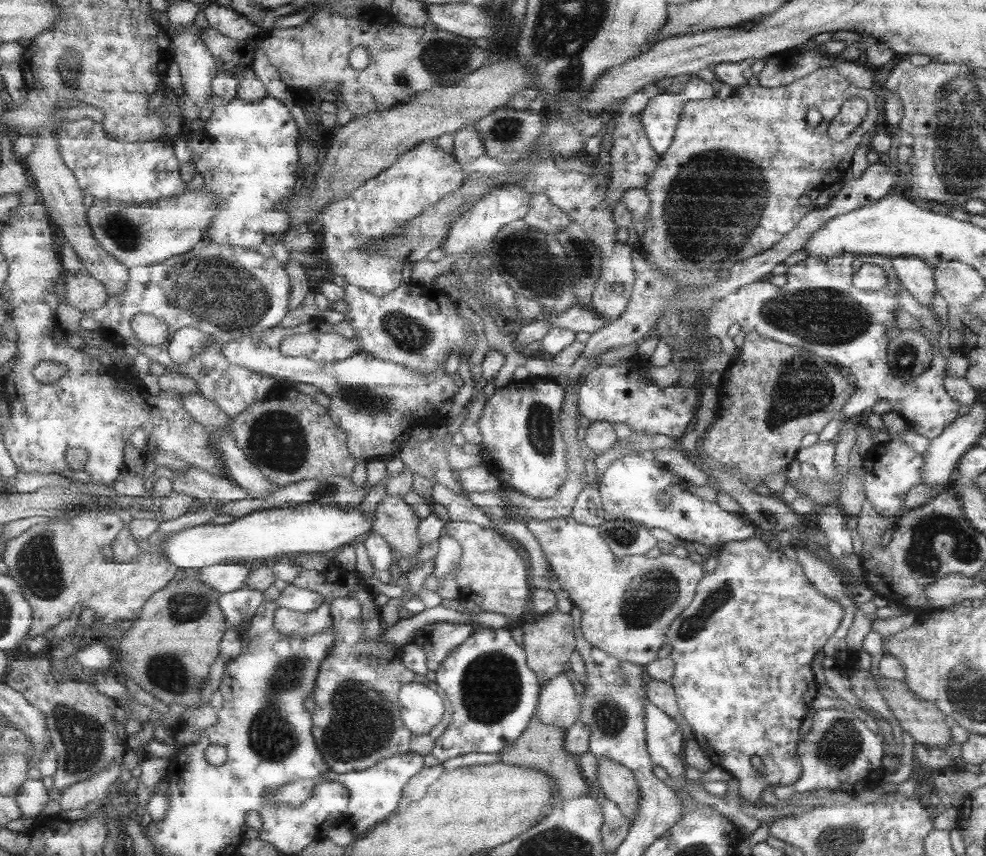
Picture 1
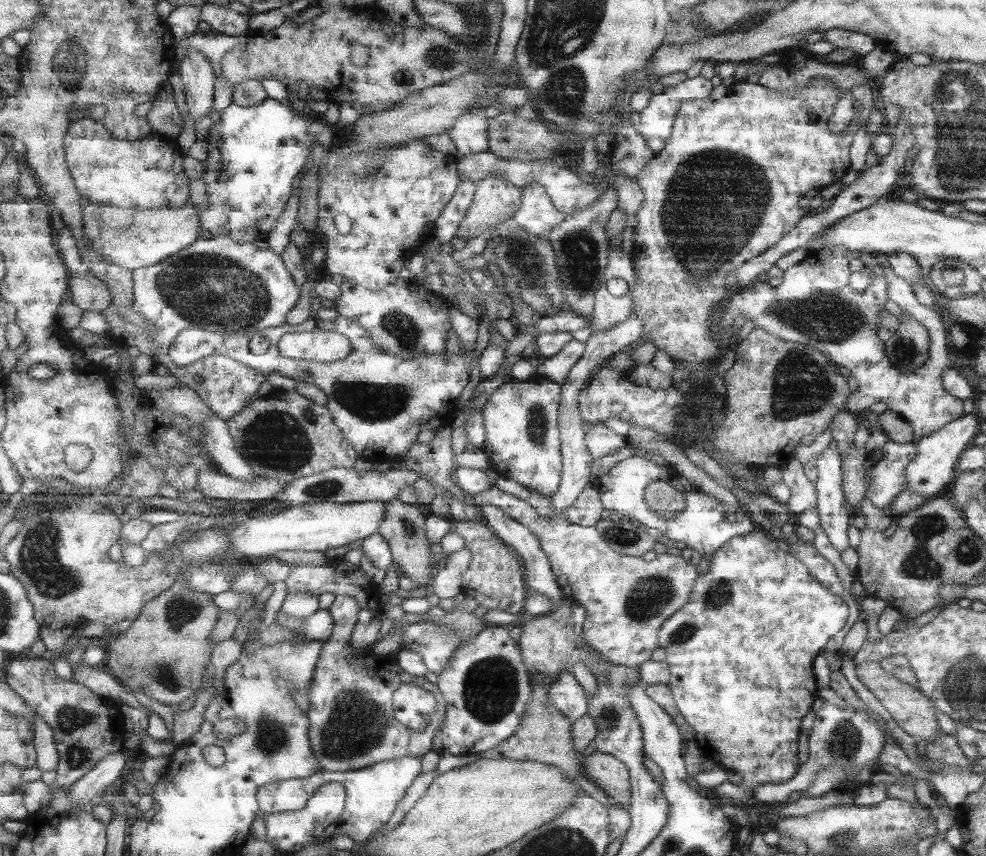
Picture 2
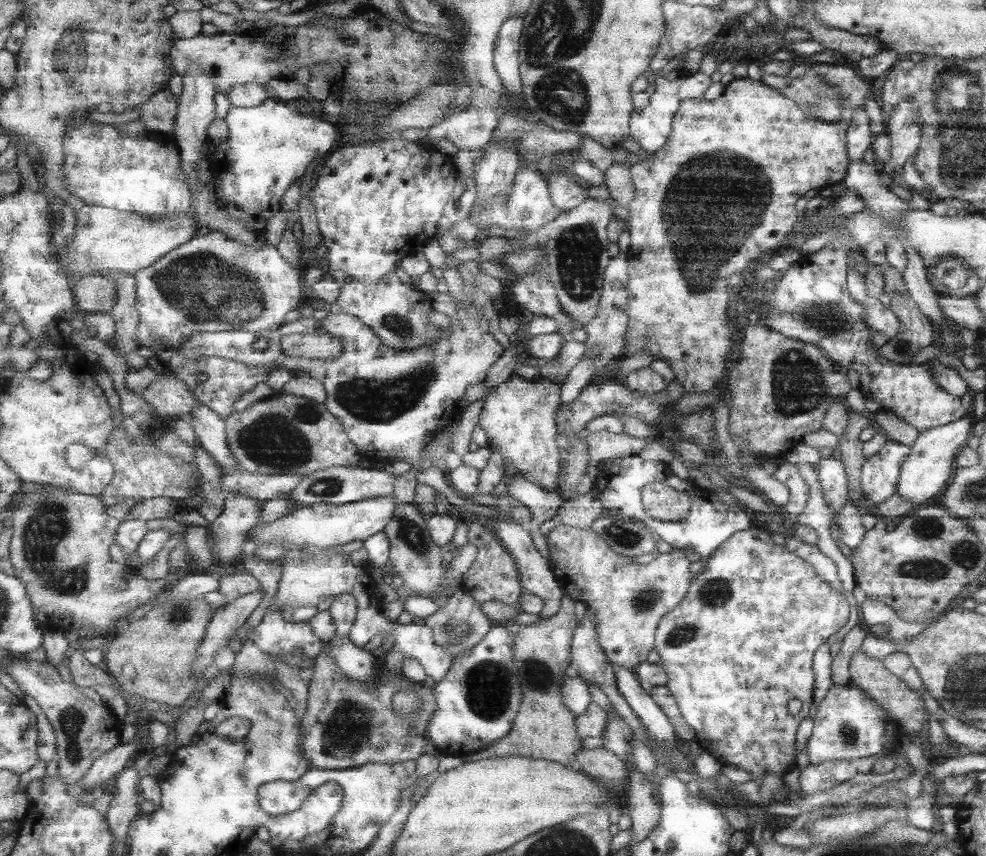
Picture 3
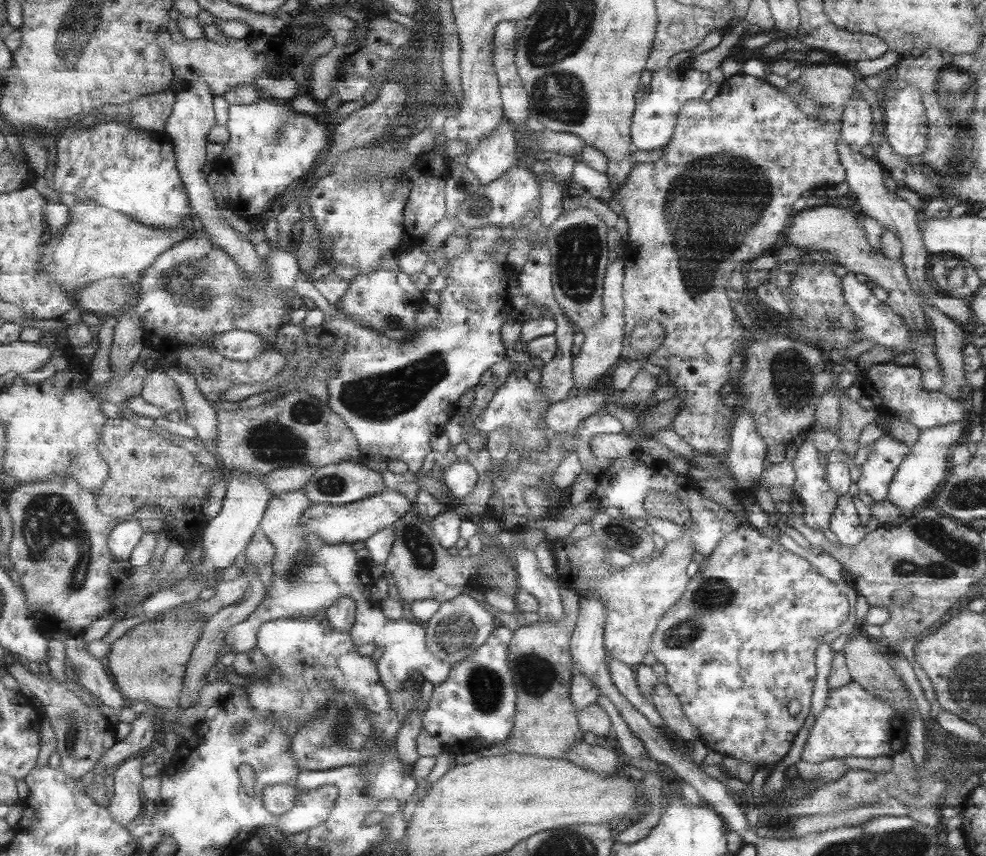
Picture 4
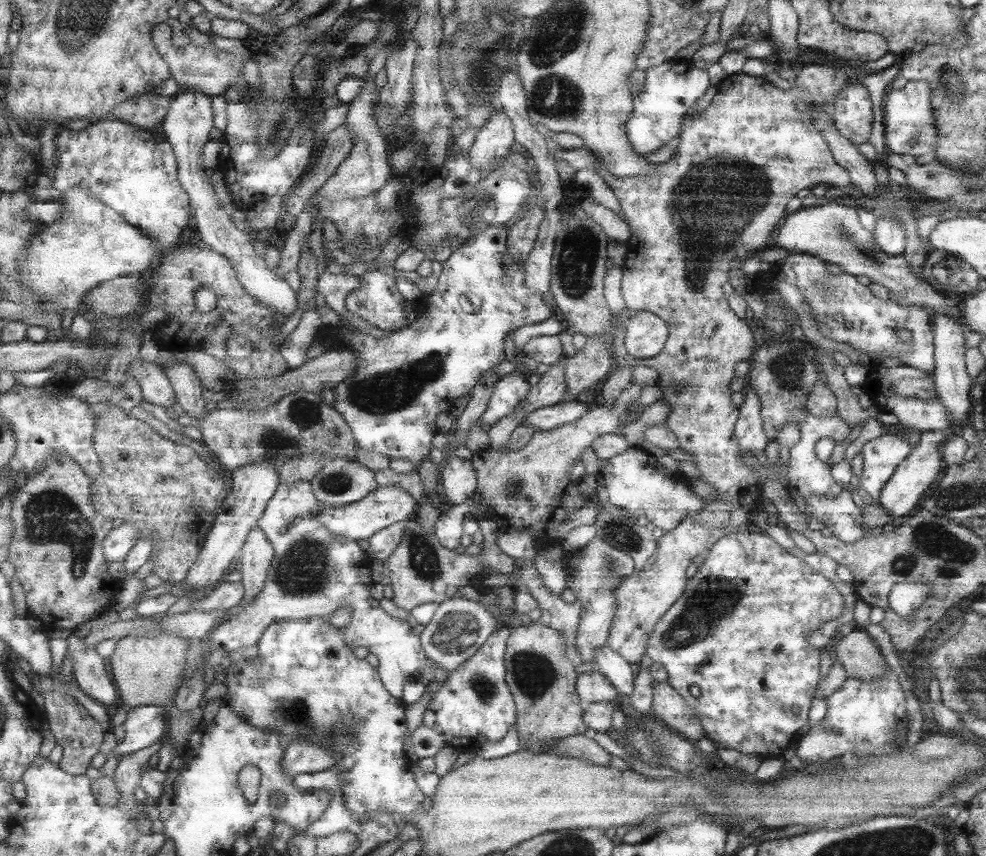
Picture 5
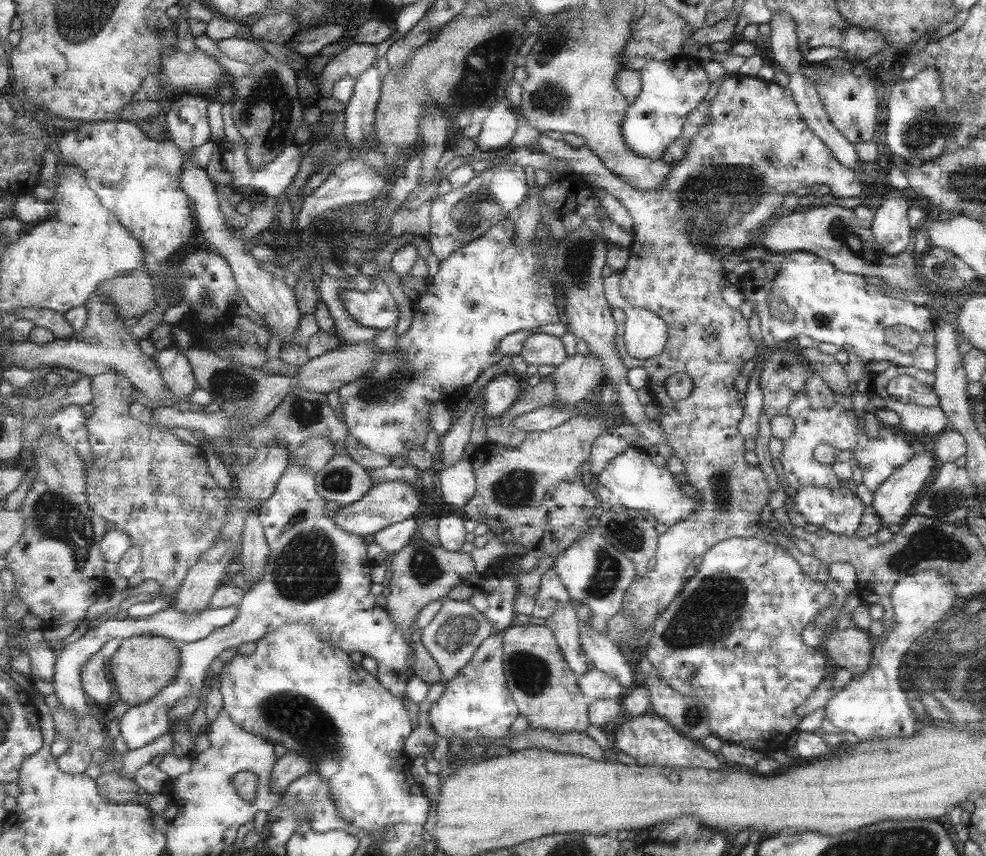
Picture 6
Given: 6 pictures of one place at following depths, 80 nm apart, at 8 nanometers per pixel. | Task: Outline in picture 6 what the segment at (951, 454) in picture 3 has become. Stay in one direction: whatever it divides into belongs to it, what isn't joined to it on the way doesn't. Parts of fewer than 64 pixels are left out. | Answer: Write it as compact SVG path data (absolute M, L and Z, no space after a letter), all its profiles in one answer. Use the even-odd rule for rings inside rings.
M929 446L921 452L913 453L913 456L899 468L896 468L877 488L873 490L871 509L878 515L880 526L883 528L896 529L904 518L909 516L909 508L913 506L913 500L917 500L916 494L925 488L931 476L935 473L935 463L931 457Z

